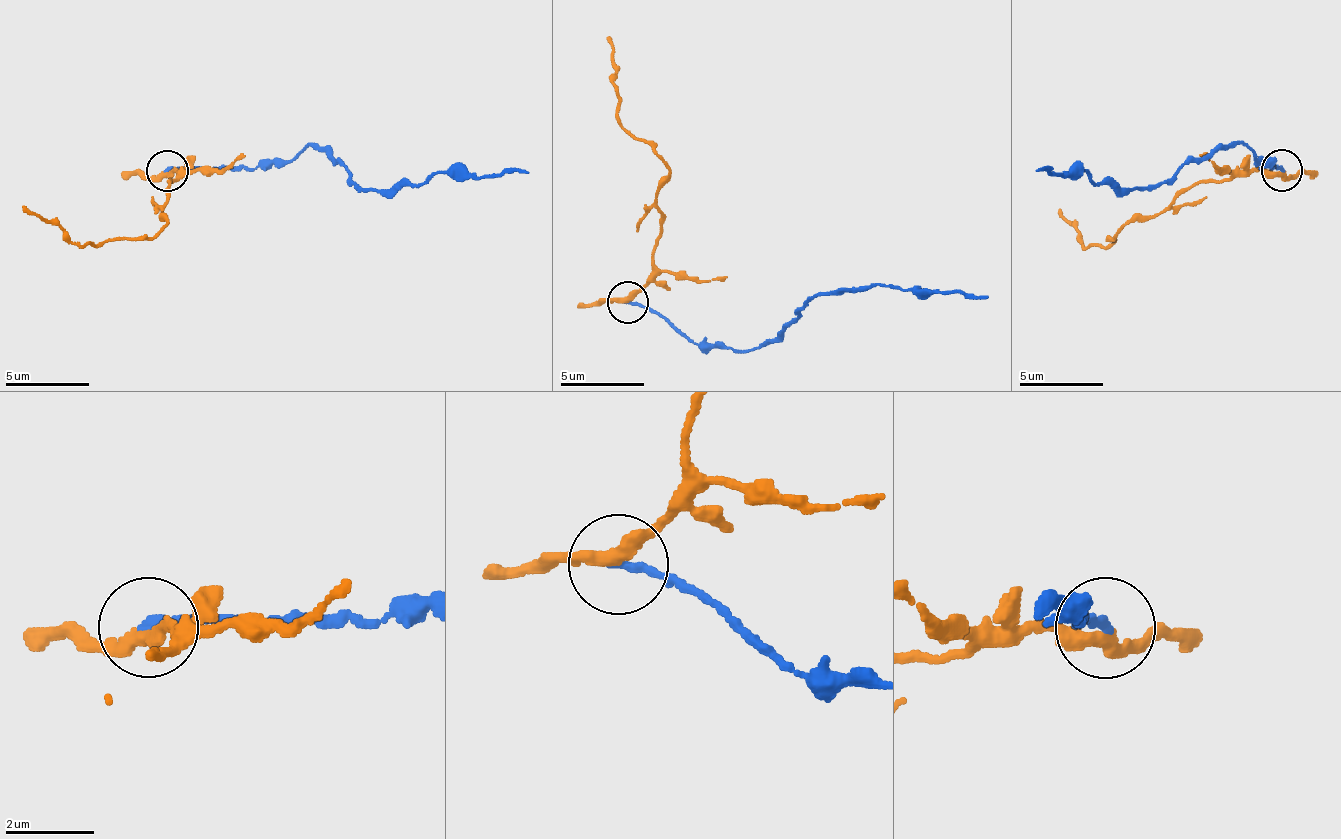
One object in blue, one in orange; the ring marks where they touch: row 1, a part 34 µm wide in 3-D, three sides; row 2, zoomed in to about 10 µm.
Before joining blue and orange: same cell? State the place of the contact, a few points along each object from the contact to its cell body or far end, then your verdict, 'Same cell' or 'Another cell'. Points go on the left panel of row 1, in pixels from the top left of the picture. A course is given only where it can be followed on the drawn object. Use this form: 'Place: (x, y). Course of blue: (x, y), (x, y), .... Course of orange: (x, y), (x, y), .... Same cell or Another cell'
Place: (167, 171). Course of blue: (166, 170), (283, 165), (308, 148), (331, 148), (365, 189), (424, 184), (439, 172), (501, 176), (530, 171). Course of orange: (166, 174), (177, 177), (167, 181), (161, 206), (167, 226), (103, 243), (82, 247), (23, 205). Another cell

